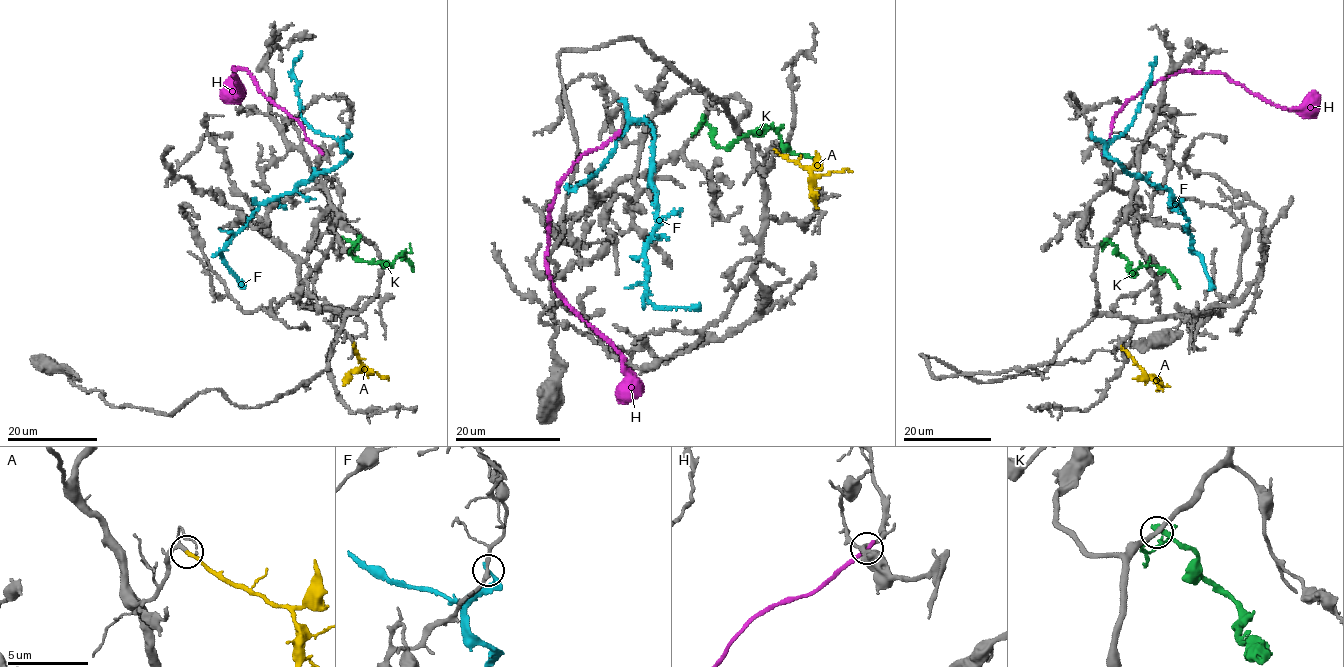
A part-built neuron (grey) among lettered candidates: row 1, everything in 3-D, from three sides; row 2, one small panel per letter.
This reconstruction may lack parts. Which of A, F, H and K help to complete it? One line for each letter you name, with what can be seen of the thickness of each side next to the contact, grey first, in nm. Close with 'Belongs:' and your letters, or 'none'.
A: Thickness 180 nm (grey) against 260 nm
Belongs: A

